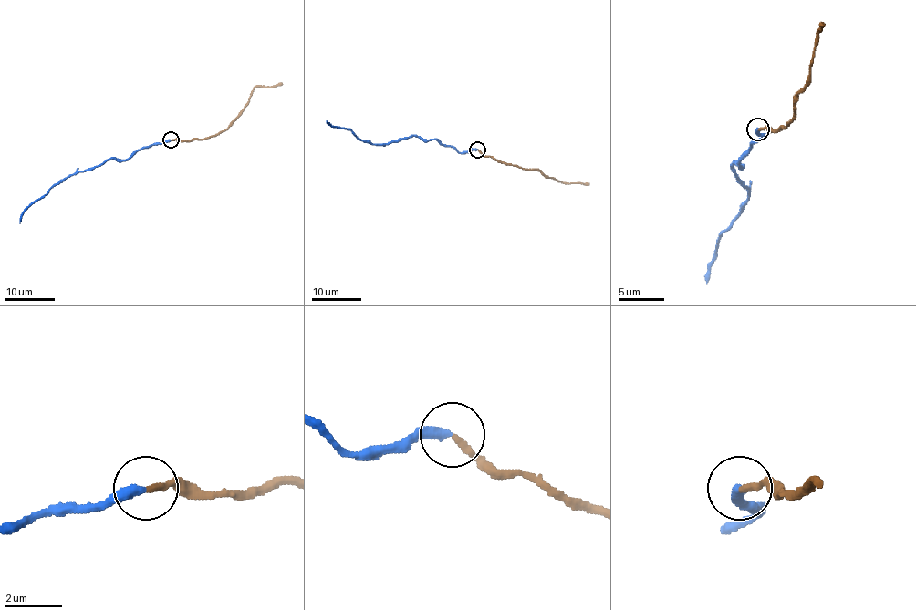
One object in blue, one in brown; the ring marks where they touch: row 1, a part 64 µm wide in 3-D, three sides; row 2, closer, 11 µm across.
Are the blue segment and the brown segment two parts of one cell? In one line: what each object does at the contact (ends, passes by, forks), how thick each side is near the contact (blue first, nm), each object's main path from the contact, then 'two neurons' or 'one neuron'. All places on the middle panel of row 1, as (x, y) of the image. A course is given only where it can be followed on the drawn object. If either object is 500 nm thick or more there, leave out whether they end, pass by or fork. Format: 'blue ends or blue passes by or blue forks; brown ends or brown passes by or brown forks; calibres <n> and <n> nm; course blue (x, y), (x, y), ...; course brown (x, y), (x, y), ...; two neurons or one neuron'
blue ends; brown ends; calibres 360 and 240 nm; course blue (478, 149), (460, 152), (433, 139), (412, 136), (390, 143), (369, 143), (349, 130), (327, 121); course brown (478, 149), (496, 160), (527, 170), (538, 170), (545, 175), (563, 183), (588, 184); two neurons

